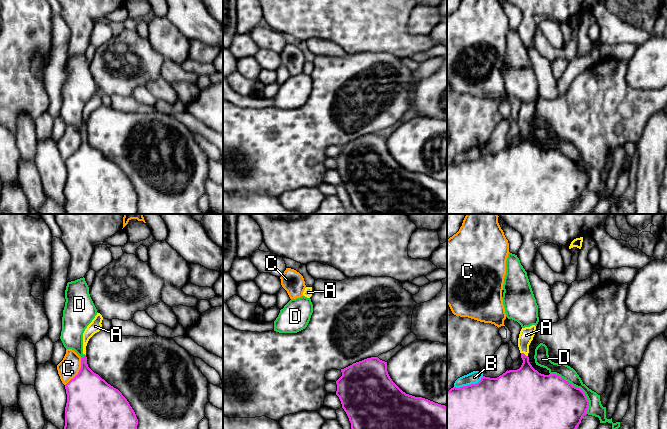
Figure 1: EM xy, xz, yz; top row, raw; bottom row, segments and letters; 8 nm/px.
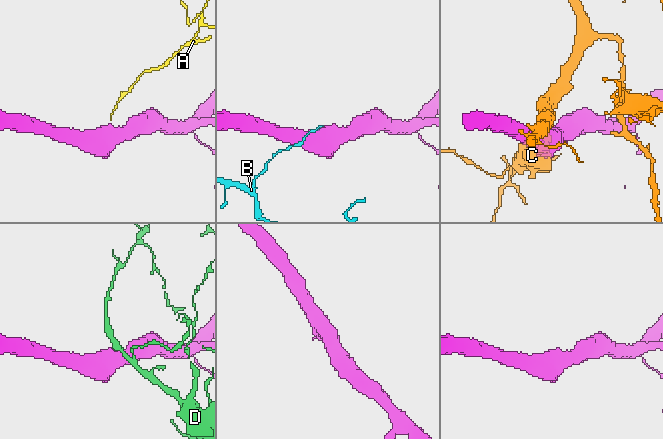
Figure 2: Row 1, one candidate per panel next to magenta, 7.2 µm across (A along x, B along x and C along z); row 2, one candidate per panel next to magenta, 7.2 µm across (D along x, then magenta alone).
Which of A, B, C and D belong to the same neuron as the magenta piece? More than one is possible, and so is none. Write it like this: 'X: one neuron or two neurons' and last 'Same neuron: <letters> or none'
A: one neuron
B: two neurons
C: two neurons
D: two neurons
Same neuron: A

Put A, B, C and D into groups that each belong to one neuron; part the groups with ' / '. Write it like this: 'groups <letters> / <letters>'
groups A / B / C / D

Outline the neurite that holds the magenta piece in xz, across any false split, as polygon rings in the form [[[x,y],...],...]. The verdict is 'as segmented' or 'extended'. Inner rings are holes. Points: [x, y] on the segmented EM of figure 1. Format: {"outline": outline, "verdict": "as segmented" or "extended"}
{"outline": [[[371,357],[341,369],[336,395],[351,423],[351,429],[447,429],[447,407],[403,392],[390,378],[387,362]]], "verdict": "as segmented"}

